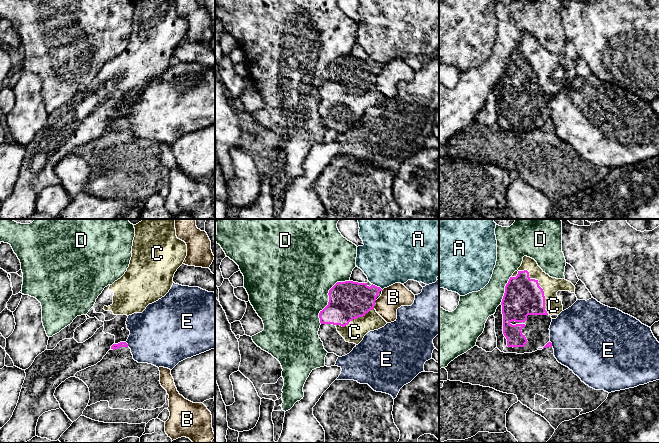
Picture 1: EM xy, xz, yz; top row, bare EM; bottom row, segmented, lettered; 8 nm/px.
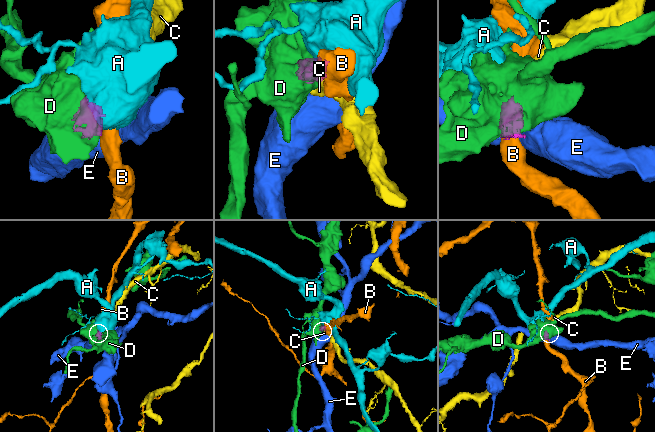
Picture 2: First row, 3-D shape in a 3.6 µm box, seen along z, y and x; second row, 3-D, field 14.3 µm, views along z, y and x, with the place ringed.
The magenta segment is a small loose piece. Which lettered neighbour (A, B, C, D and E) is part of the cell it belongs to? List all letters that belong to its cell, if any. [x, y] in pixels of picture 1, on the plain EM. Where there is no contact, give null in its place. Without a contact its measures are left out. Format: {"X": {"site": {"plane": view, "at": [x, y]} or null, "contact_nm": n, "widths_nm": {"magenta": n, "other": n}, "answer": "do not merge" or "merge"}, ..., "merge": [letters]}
{"A": {"site": {"plane": "xz", "at": [376, 62]}, "contact_nm": 100, "widths_nm": {"magenta": 300, "other": 440}, "answer": "do not merge"}, "B": {"site": {"plane": "xz", "at": [374, 80]}, "contact_nm": 80, "widths_nm": {"magenta": 320, "other": 190}, "answer": "do not merge"}, "C": {"site": {"plane": "yz", "at": [539, 62]}, "contact_nm": 420, "widths_nm": {"magenta": 300, "other": 140}, "answer": "merge"}, "D": {"site": {"plane": "xz", "at": [329, 73]}, "contact_nm": 420, "widths_nm": {"magenta": 320, "other": 460}, "answer": "do not merge"}, "E": {"site": {"plane": "xy", "at": [127, 120]}, "contact_nm": 50, "widths_nm": {"magenta": 50, "other": 440}, "answer": "do not merge"}, "merge": ["C"]}

